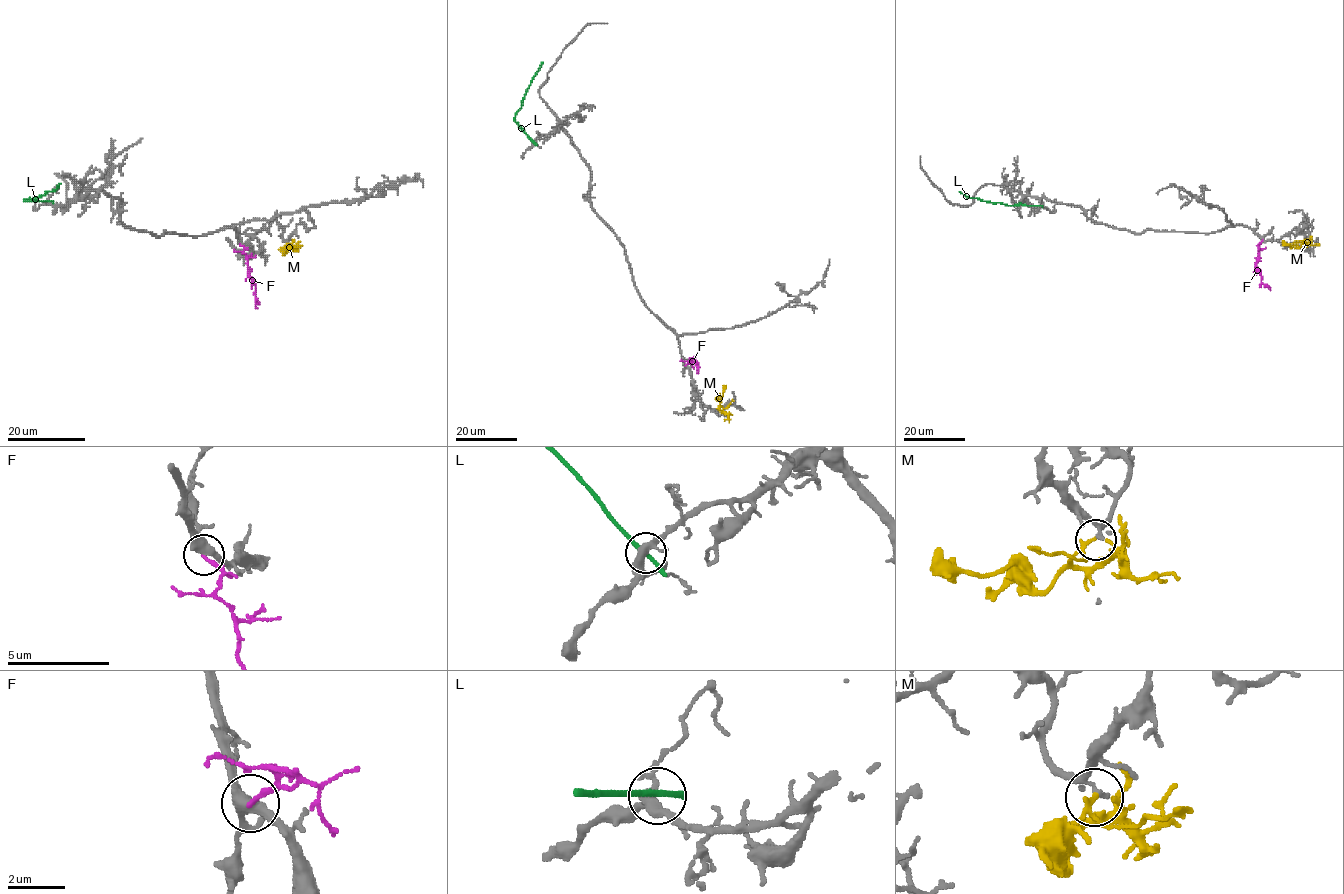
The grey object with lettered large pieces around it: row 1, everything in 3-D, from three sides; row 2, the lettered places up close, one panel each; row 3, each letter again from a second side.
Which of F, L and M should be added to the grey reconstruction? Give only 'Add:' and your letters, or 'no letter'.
Add: no letter

